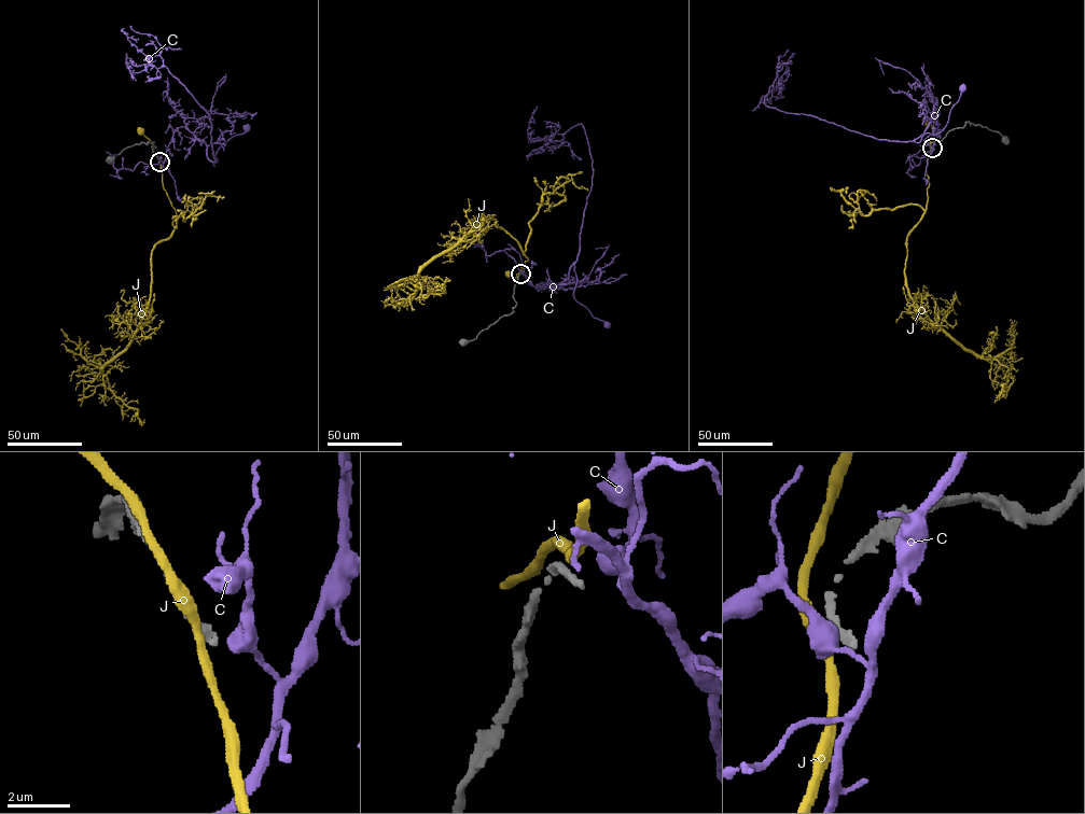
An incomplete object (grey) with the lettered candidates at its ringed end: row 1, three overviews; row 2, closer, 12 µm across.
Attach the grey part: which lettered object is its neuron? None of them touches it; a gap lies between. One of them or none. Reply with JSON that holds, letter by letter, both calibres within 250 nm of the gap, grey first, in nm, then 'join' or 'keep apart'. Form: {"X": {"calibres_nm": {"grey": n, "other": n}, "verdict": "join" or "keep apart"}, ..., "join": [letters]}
{"C": {"calibres_nm": {"grey": 240, "other": 480}, "verdict": "keep apart"}, "J": {"calibres_nm": {"grey": 240, "other": 280}, "verdict": "keep apart"}, "join": []}

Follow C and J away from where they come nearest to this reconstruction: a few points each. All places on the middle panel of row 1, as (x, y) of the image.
C: (522, 272), (530, 284), (541, 289), (552, 288), (569, 283), (568, 272), (575, 263), (574, 298), (607, 323)
J: (520, 272), (517, 278), (508, 275)

